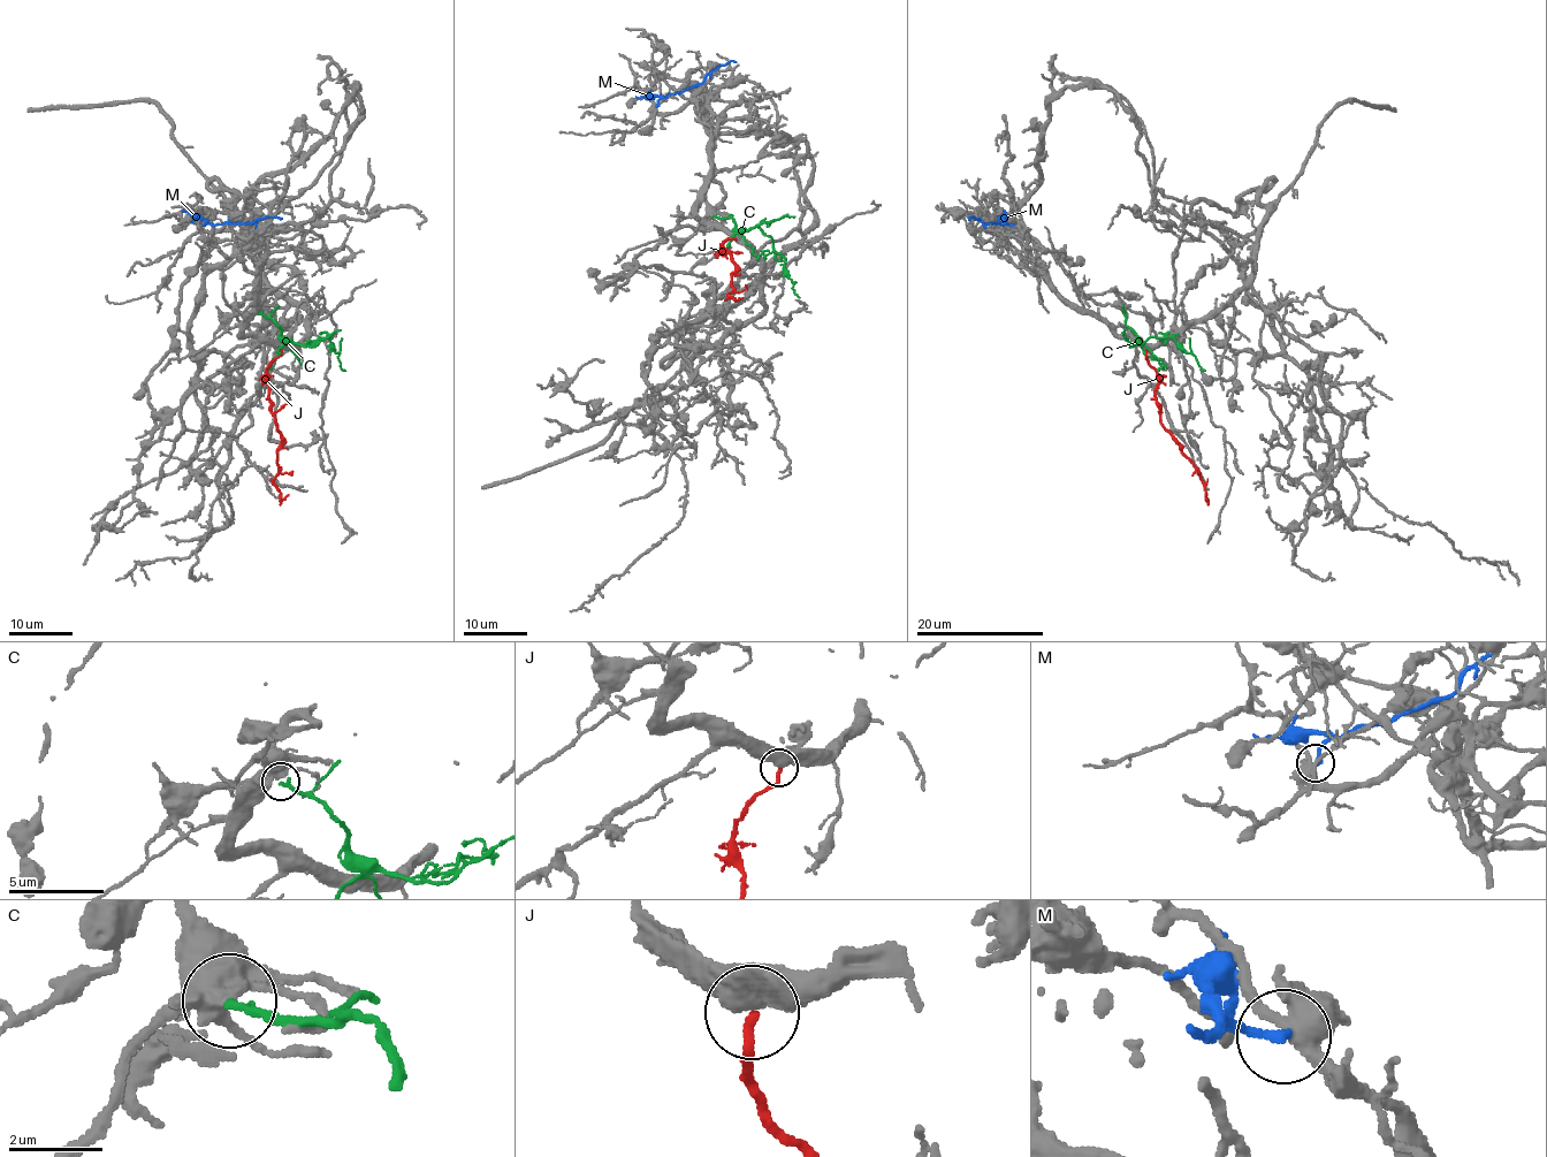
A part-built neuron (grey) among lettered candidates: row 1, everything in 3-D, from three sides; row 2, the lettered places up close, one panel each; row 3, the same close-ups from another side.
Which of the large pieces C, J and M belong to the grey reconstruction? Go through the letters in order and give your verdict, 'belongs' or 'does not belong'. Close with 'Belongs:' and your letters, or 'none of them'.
C: does not belong
J: belongs
M: does not belong
Belongs: J

